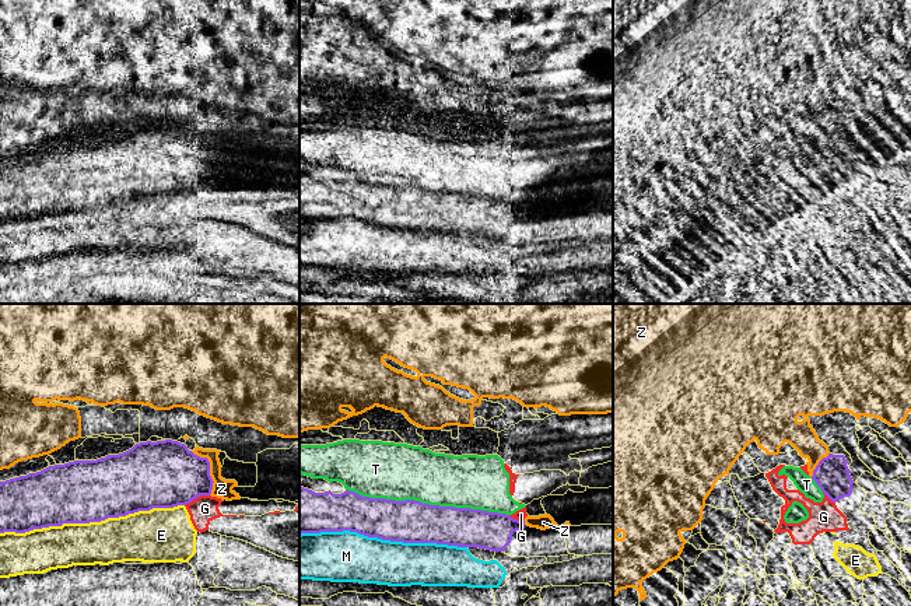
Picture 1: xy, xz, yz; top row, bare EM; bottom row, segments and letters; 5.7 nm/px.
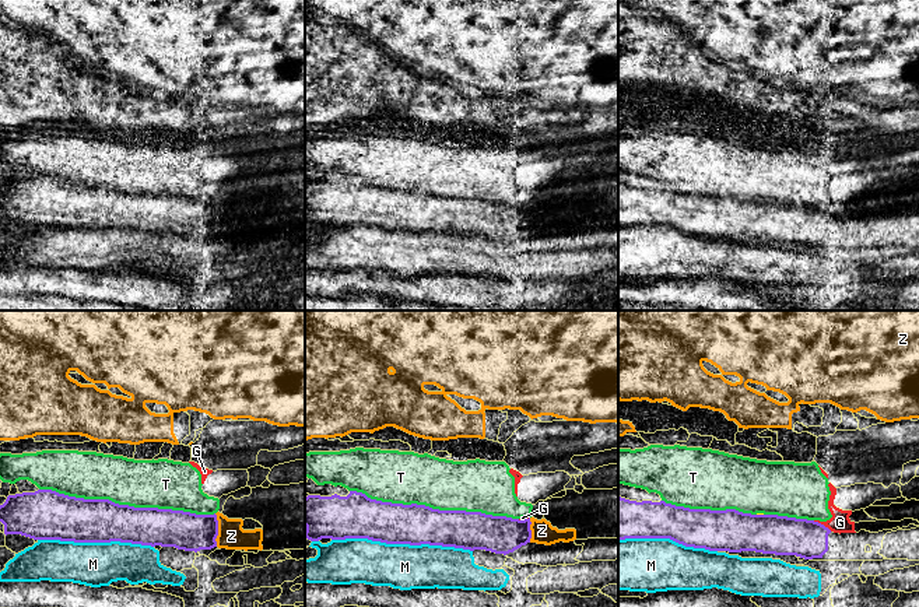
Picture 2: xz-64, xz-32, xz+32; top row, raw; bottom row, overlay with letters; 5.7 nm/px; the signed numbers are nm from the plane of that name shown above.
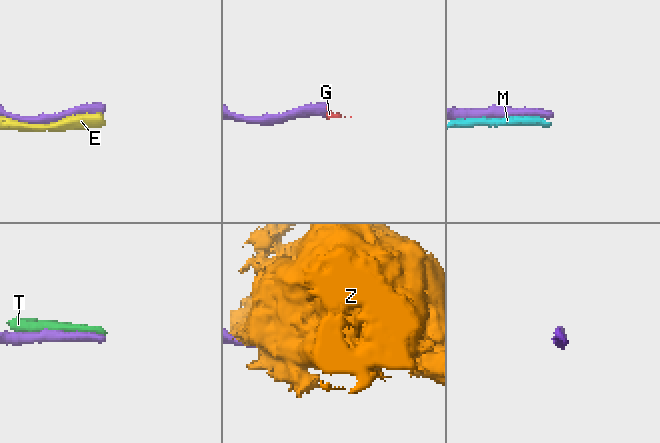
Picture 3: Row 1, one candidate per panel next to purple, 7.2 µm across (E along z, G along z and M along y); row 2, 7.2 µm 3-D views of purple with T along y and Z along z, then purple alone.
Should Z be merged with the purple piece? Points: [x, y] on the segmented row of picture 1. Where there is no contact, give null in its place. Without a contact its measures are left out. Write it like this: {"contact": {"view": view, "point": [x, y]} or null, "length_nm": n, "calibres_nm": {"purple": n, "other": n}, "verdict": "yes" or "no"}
{"contact": {"view": "xy", "point": [209, 469]}, "length_nm": 280, "calibres_nm": {"purple": 380, "other": 110}, "verdict": "no"}

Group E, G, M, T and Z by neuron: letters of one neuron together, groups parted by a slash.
E / G T / M / Z

